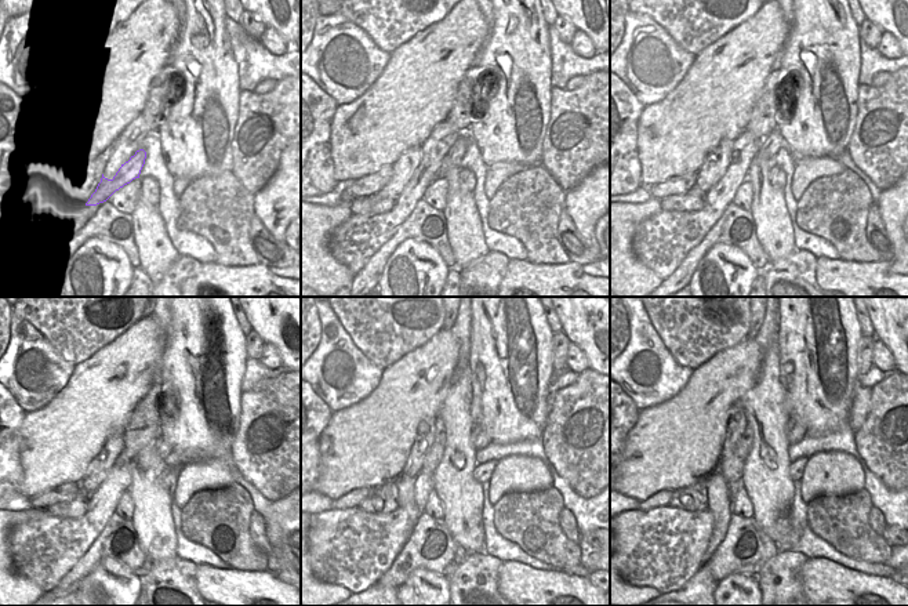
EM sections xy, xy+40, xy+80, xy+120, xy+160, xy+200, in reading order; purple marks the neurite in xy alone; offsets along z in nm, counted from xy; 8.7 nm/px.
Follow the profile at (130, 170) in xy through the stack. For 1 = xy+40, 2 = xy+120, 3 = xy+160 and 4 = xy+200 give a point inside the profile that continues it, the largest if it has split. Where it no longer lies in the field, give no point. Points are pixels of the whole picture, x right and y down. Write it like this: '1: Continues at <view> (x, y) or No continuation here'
1: Continues at xy+40 (460, 145)
2: Continues at xy+120 (163, 449)
3: Continues at xy+160 (480, 439)
4: Continues at xy+200 (796, 429).

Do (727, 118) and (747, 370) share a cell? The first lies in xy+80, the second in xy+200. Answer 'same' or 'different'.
same

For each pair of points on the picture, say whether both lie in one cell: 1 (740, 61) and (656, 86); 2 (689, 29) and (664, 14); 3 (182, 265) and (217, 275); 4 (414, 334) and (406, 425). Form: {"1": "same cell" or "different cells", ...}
{"1": "different cells", "2": "same cell", "3": "different cells", "4": "different cells"}

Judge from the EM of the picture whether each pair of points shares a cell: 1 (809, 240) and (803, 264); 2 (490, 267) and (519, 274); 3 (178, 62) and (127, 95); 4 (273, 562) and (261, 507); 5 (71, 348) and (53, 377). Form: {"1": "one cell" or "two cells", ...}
{"1": "two cells", "2": "two cells", "3": "two cells", "4": "two cells", "5": "two cells"}

